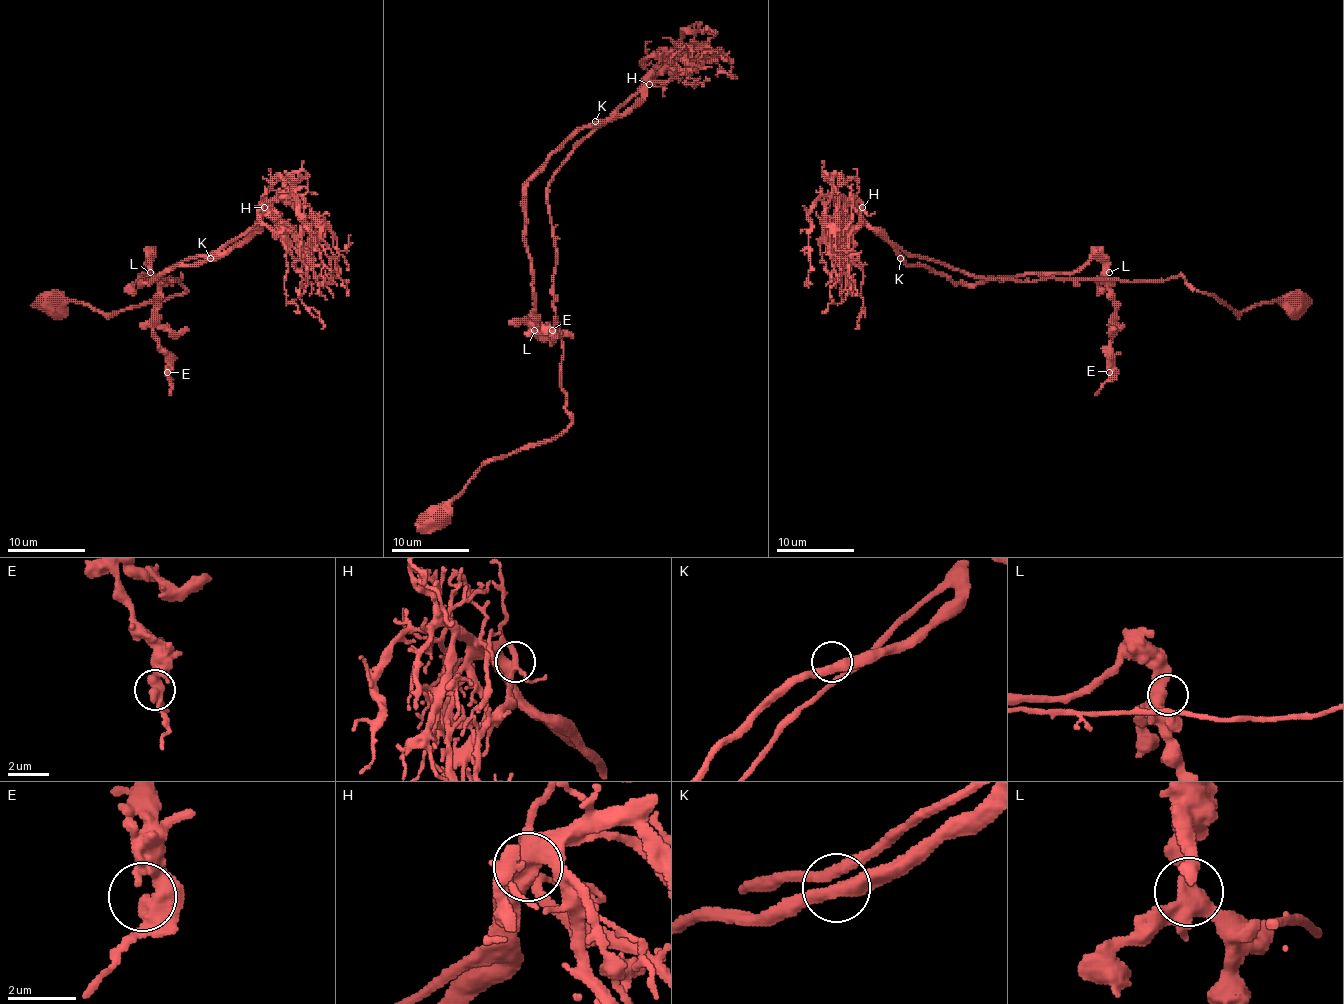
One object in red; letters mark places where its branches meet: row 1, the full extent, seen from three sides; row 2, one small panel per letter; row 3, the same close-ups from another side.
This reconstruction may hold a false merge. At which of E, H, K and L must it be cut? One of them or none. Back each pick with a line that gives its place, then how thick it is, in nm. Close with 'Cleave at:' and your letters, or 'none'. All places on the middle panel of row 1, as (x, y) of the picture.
Cleave at: none

